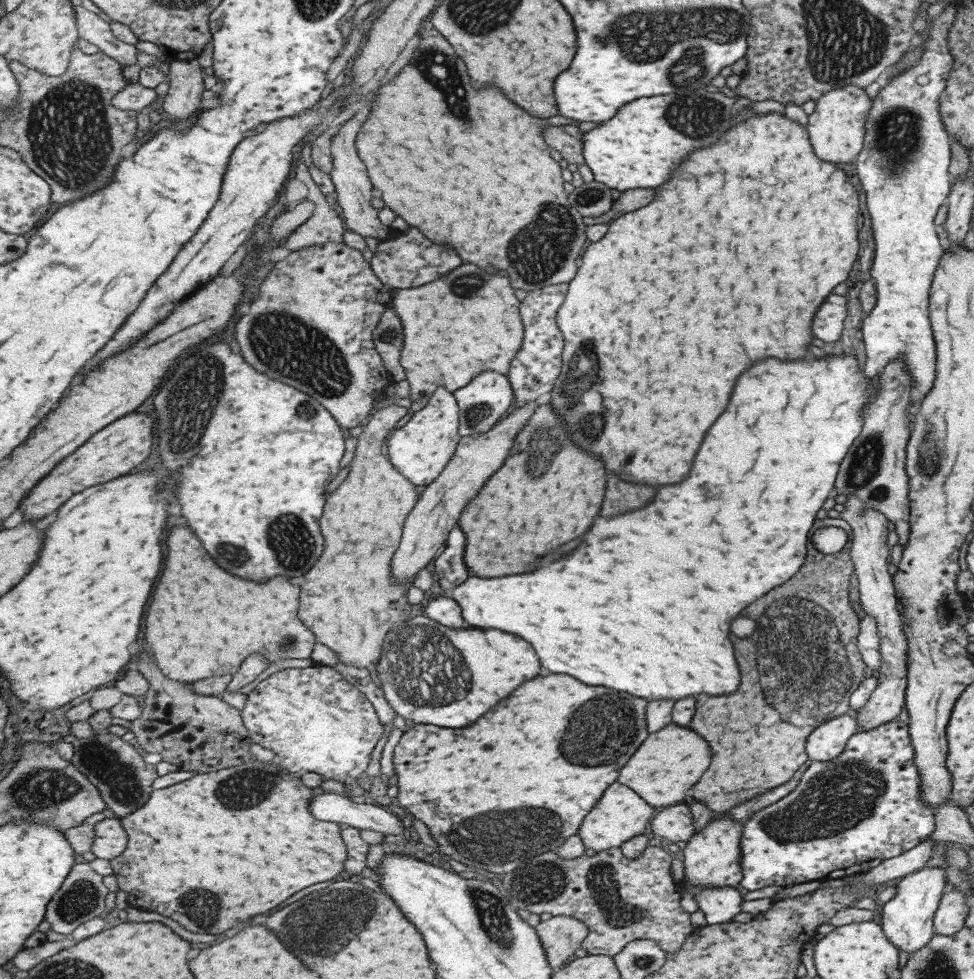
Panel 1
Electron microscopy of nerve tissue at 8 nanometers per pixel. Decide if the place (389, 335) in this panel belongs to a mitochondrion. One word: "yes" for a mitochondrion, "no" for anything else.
yes

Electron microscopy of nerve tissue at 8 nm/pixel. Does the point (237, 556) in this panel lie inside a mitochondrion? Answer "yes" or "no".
yes

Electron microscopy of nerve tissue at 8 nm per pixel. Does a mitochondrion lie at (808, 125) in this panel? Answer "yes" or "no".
no

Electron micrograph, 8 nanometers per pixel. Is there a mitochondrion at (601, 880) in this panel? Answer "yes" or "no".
yes

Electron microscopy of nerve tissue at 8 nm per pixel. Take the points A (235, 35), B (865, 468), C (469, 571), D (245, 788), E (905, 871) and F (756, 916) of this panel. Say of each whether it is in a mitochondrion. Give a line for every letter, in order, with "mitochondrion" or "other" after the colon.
A: other
B: mitochondrion
C: other
D: mitochondrion
E: other
F: other

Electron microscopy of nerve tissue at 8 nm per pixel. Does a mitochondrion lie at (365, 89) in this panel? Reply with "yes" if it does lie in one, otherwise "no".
no

